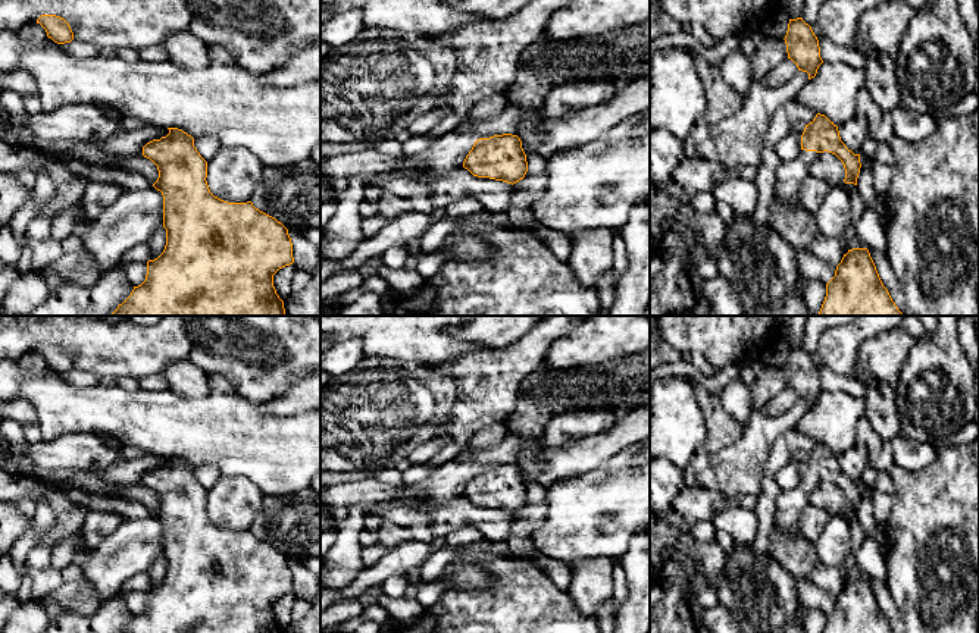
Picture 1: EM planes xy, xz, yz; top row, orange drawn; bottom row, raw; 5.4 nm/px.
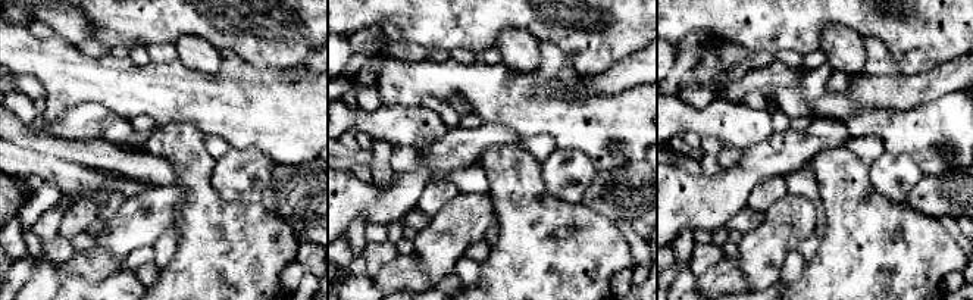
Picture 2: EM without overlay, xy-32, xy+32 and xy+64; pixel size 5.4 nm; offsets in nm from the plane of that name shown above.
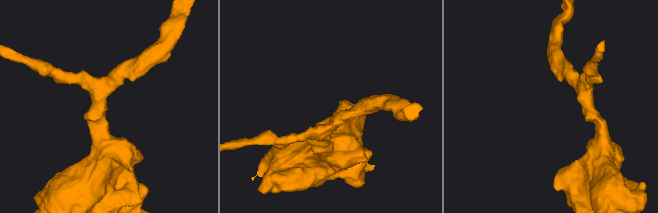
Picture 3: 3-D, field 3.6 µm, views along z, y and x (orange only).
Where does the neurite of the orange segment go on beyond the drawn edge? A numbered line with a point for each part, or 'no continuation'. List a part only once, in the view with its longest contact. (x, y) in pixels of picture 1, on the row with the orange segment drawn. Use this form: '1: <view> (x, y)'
1: yz (791, 175)

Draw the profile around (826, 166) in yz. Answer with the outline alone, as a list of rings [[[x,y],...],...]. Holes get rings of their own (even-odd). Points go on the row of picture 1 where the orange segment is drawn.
[[[817,153],[808,166],[808,175],[828,182],[831,187],[841,185],[845,179],[842,162],[832,153]]]

